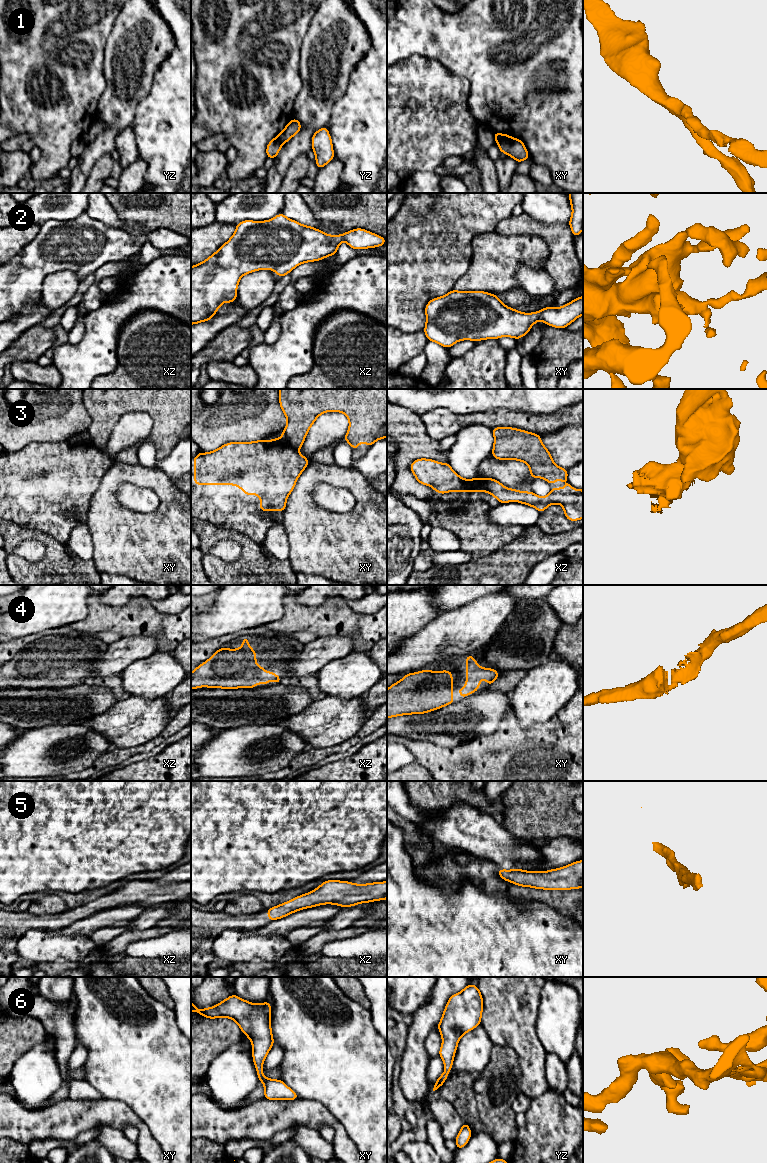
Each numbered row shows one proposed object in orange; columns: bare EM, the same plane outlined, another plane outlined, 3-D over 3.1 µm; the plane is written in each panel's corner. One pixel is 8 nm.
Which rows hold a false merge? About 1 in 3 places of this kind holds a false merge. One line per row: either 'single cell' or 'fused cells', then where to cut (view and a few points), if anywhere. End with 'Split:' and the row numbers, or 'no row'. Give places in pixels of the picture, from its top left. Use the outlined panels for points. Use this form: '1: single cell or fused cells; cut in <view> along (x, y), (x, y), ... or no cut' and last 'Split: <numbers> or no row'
1: fused cells; cut in xy along (510, 137), (503, 138), (498, 143)
2: single cell; no cut
3: fused cells; cut in xy along (282, 437), (296, 450)
4: single cell; no cut
5: single cell; no cut
6: single cell; no cut
Split: 1, 3

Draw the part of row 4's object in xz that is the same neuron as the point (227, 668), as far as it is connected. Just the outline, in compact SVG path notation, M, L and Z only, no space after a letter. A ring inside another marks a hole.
M248 636L242 641L239 649L223 647L195 668L191 673L191 689L254 688L261 683L267 685L269 681L281 683L279 675L265 671L256 663L256 652L248 644Z

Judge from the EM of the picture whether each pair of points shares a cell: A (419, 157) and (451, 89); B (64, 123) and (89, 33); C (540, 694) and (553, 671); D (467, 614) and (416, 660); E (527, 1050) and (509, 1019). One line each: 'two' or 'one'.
A: one
B: one
C: one
D: one
E: one

